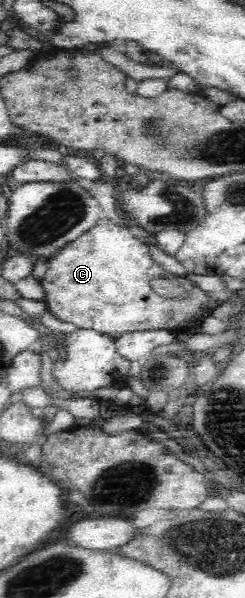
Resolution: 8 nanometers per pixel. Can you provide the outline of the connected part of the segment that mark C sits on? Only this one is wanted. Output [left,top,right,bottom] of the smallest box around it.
[41,215,205,338]

